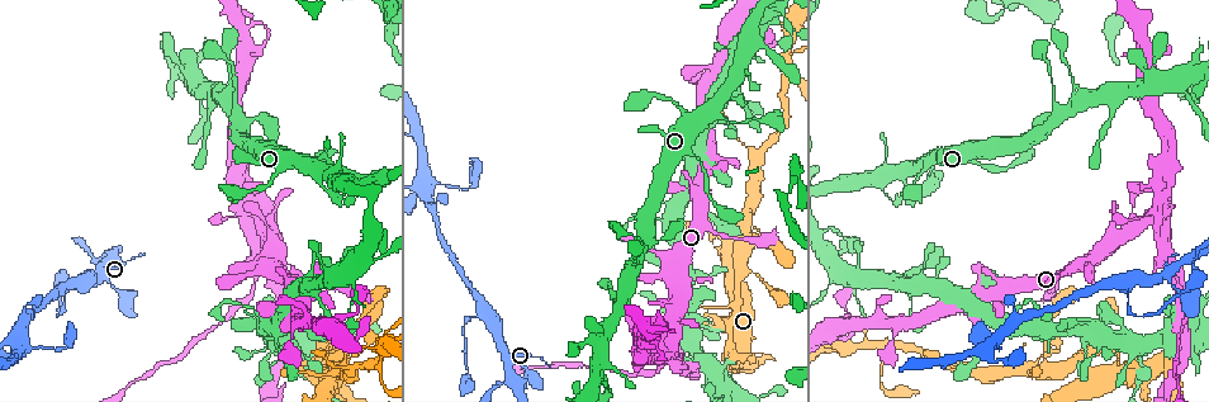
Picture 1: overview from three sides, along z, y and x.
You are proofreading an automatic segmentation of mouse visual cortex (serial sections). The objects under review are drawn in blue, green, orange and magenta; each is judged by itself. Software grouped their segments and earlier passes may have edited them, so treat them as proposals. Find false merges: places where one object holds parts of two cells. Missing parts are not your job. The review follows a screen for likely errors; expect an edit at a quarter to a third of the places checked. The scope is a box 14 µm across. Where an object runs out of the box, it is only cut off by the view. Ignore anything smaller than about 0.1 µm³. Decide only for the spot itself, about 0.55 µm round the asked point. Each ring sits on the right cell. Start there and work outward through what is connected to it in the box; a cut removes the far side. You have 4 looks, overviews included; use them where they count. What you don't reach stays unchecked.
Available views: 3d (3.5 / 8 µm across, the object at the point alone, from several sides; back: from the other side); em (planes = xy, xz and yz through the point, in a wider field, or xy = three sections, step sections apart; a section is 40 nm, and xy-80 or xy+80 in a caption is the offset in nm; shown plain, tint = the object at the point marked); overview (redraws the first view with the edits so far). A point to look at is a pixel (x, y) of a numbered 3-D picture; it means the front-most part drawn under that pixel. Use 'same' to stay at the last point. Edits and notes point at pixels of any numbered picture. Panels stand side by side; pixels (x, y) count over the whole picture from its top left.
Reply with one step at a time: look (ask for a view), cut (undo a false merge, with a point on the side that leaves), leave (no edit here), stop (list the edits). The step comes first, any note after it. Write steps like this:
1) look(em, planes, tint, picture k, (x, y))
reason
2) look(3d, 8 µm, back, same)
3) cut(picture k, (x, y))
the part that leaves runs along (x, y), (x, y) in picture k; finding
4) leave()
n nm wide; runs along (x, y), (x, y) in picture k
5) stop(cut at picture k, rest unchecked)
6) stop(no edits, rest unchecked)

look(3d, 3.5 µm, picture 1, (727, 349))
abrupt turn

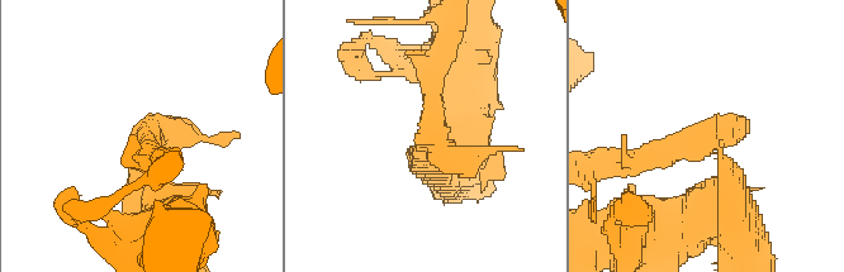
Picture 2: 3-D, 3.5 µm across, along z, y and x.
look(em, xy, step 3, tint, picture 2, (427, 142))

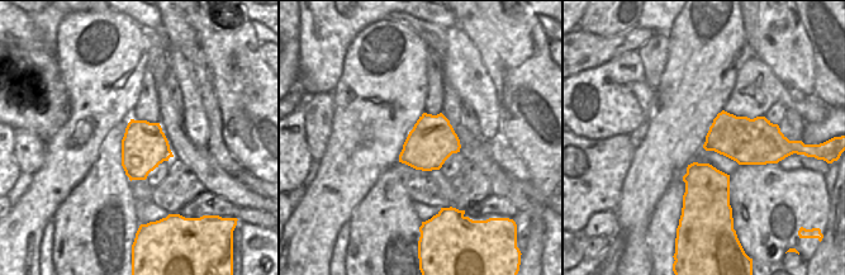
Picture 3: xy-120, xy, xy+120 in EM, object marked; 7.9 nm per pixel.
cut(picture 2, (136, 132))
the part that leaves runs along (729, 191), (712, 141), (641, 161) in picture 2; two cells meet here

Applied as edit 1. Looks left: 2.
look(3d, 3.5 µm, picture 1, (1128, 302))
thin neck

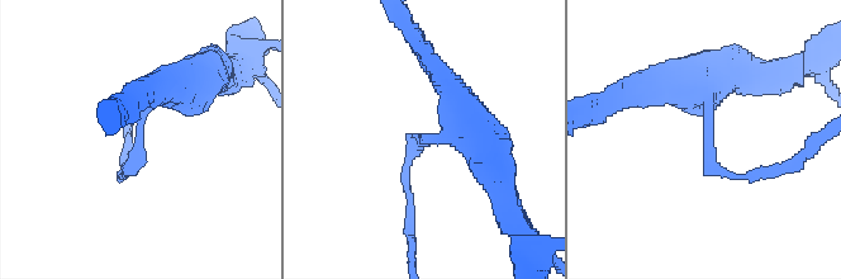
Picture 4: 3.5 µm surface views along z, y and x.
look(em, xy, step 2, tint, picture 4, (710, 135))
arms of 100, 350 nm; need the tissue

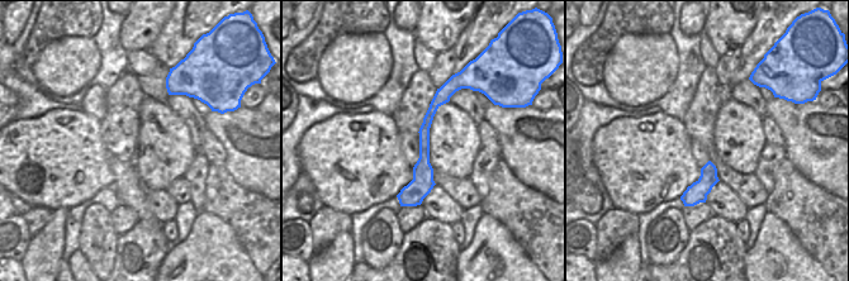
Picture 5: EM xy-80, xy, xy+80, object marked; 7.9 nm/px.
leave()
runs along (693, 80), (714, 170), (760, 174) in picture 4; all the same cell

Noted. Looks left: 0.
stop(cut at picture 2, rest unchecked)

